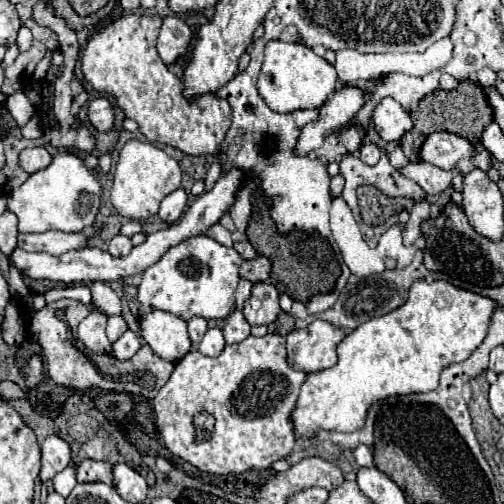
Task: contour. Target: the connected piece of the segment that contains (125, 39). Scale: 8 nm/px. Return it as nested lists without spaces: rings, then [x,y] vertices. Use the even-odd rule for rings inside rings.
[[[122,16],[108,24],[102,32],[98,32],[86,46],[82,54],[82,74],[84,78],[98,90],[98,92],[110,92],[116,98],[116,104],[124,110],[124,114],[138,122],[140,132],[154,144],[168,144],[174,146],[186,154],[216,154],[220,142],[224,140],[224,134],[228,132],[232,124],[232,108],[226,100],[206,94],[202,98],[196,98],[194,102],[186,102],[182,96],[182,80],[172,74],[166,64],[160,60],[156,50],[156,38],[158,30],[162,26],[160,16]]]

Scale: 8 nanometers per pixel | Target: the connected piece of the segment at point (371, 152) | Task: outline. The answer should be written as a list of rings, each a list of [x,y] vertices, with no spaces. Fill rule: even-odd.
[[[370,142],[362,144],[362,148],[358,150],[360,160],[362,160],[364,164],[368,164],[368,166],[376,166],[376,162],[378,162],[380,154],[382,154],[382,150],[380,150],[376,144],[370,144]]]

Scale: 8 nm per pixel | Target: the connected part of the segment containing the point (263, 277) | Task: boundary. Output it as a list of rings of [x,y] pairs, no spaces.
[[[264,256],[244,260],[240,266],[240,276],[248,278],[250,282],[268,282],[270,280],[270,260]]]

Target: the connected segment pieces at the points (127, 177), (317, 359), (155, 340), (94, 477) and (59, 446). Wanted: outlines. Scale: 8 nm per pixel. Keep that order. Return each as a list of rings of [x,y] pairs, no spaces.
[[[130,140],[120,150],[110,200],[112,200],[112,206],[122,216],[132,218],[132,220],[146,218],[146,216],[152,216],[158,212],[158,206],[164,196],[168,196],[172,190],[180,188],[180,180],[182,180],[182,172],[174,158],[170,158],[166,152],[152,146],[150,142]]]
[[[314,320],[302,330],[292,330],[286,336],[288,362],[304,372],[320,372],[336,364],[336,348],[344,340],[344,328],[326,320]]]
[[[150,310],[140,316],[142,338],[164,360],[178,362],[192,346],[186,322],[162,310]]]
[[[84,460],[78,466],[78,482],[104,482],[104,484],[112,484],[114,476],[112,476],[112,464],[110,462],[96,462],[96,460]]]
[[[56,434],[48,436],[42,442],[42,468],[40,468],[40,480],[46,482],[54,478],[58,472],[62,472],[70,464],[70,446]]]

